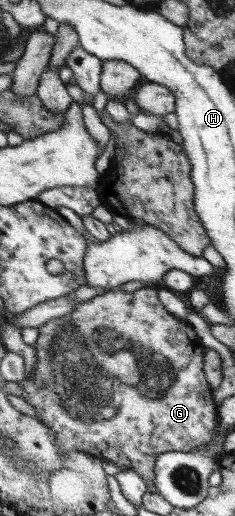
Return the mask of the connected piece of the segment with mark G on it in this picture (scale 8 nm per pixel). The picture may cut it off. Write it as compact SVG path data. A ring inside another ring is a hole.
M147 286L130 293L124 292L119 288L105 291L104 294L99 294L89 301L78 303L76 310L70 316L52 319L52 321L42 325L38 328L38 332L37 342L34 345L36 351L36 368L32 372L33 375L28 375L26 379L20 381L25 391L21 397L36 408L40 414L40 417L36 419L54 431L55 444L63 452L72 450L83 451L84 453L117 464L122 468L122 472L126 470L135 471L148 485L147 492L157 493L153 486L157 455L166 453L167 451L183 451L184 453L188 453L201 448L211 441L216 427L215 422L218 410L211 385L207 382L203 371L203 357L206 346L200 341L190 324L185 320L172 316L172 314L166 311L160 299L158 299L155 286ZM116 353L130 353L130 357L134 357L134 365L136 365L136 360L138 360L138 381L134 381L134 385L127 385L120 382L117 378L108 378L106 376L112 375L110 373L110 357L114 357Z

